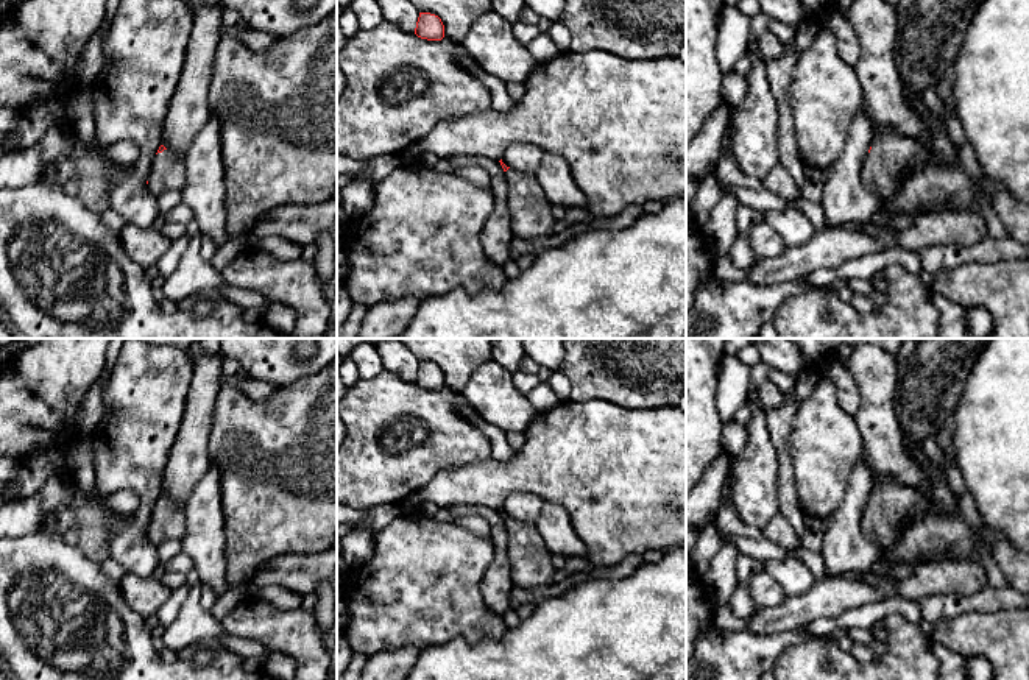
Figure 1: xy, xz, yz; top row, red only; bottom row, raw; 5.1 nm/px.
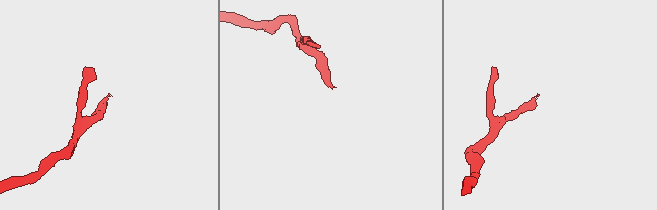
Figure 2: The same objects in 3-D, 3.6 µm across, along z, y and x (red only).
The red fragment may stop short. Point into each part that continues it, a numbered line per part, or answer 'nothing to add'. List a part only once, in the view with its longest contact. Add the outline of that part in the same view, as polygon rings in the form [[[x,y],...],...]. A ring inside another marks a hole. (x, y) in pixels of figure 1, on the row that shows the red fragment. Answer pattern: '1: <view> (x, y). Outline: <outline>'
1: xy (167, 172). Outline: [[[164,150],[154,156],[148,189],[154,197],[165,190],[181,190],[186,184],[186,158]]]

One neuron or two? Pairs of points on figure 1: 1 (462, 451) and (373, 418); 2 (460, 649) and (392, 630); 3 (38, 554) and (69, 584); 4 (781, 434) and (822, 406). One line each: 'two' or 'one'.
1: one
2: two
3: one
4: two

